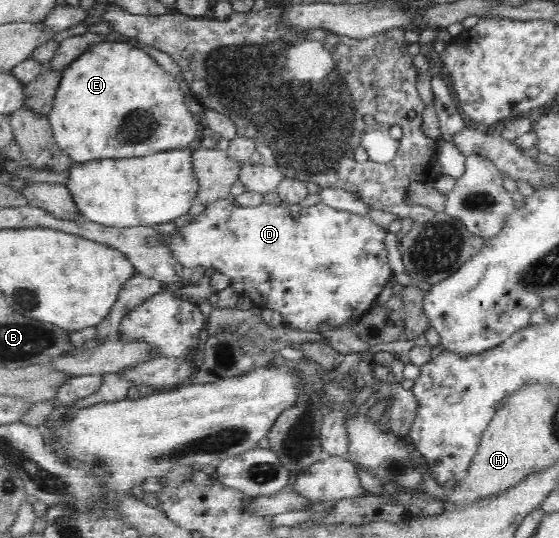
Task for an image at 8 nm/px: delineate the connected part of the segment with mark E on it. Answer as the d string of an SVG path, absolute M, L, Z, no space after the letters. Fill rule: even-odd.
M102 42L91 47L74 63L62 69L62 80L49 112L55 142L76 163L102 159L129 159L155 152L189 147L198 121L186 106L180 85L144 50L127 43Z

